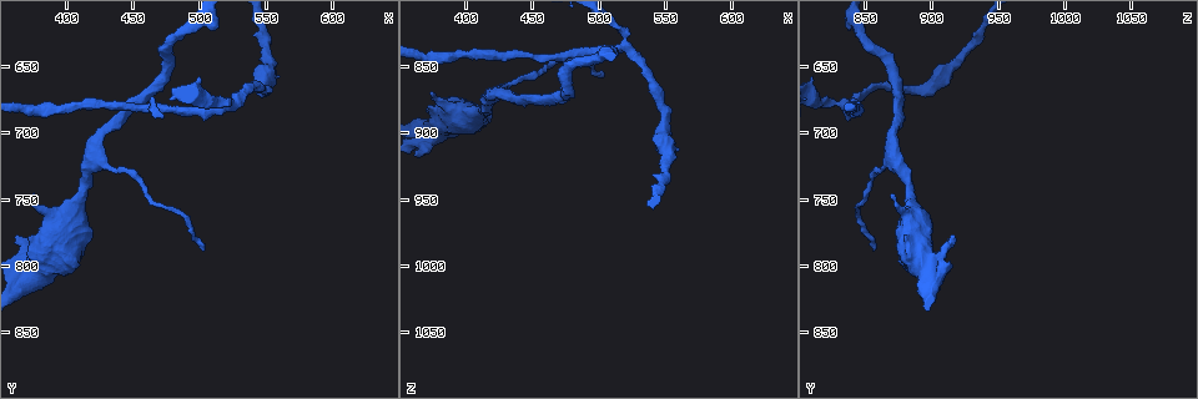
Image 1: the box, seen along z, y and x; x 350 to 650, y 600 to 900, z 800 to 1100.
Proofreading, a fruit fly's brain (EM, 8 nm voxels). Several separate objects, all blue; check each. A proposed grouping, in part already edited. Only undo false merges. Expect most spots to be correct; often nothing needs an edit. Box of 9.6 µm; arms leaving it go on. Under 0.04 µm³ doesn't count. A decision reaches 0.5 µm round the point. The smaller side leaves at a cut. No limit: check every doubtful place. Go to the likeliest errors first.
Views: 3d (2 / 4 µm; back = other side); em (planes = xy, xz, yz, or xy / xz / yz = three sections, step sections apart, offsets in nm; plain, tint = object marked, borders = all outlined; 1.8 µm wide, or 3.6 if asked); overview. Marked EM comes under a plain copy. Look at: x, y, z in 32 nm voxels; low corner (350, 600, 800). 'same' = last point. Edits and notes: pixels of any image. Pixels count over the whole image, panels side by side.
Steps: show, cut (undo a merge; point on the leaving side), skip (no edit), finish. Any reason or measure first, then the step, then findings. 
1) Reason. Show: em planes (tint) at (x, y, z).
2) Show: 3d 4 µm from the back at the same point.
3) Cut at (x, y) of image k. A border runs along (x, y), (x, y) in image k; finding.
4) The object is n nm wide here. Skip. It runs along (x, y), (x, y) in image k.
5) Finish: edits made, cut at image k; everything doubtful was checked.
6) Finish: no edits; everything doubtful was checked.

Narrows sharply. Show: em planes (borders) at (518, 678, 836).

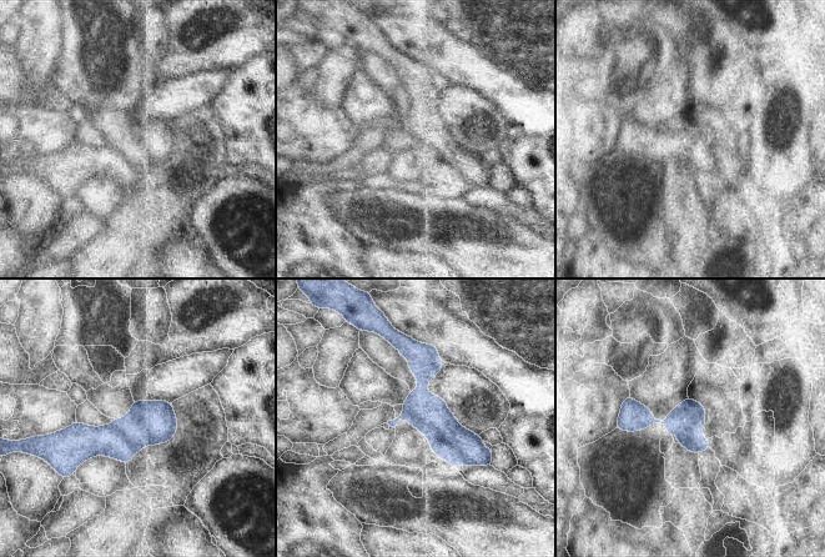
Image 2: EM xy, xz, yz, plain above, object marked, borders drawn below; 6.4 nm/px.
Cut at (116, 440) of image 2. Two cells meet here.

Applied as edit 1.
Show: overview.

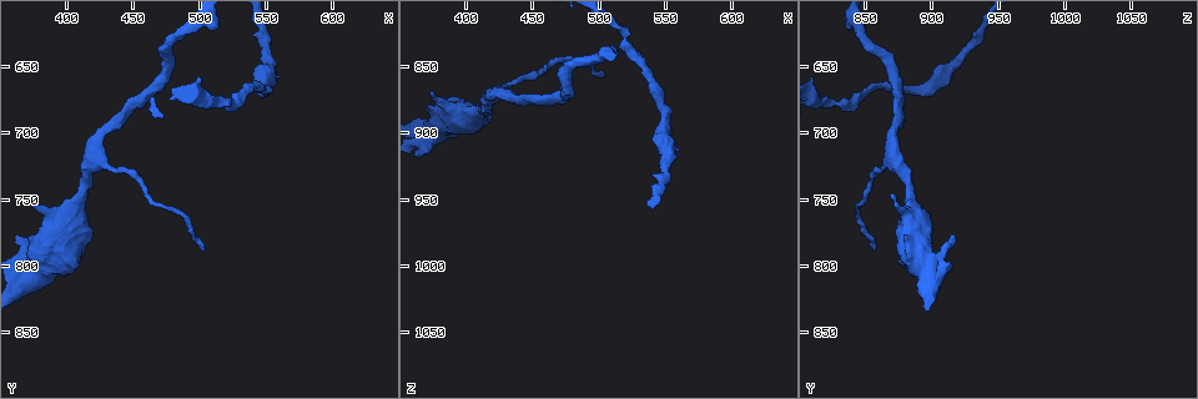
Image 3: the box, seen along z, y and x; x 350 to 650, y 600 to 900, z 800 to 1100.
Sudden change in width. Show: 3d 4 µm at (368, 812, 896).

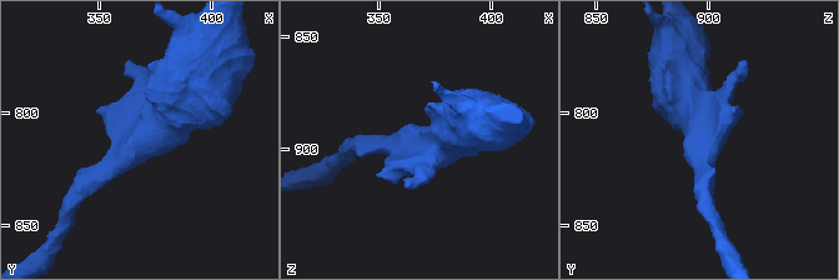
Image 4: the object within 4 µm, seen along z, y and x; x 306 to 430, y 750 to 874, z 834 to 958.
Show: em 3.6 µm planes (tint) at (369, 812, 896).

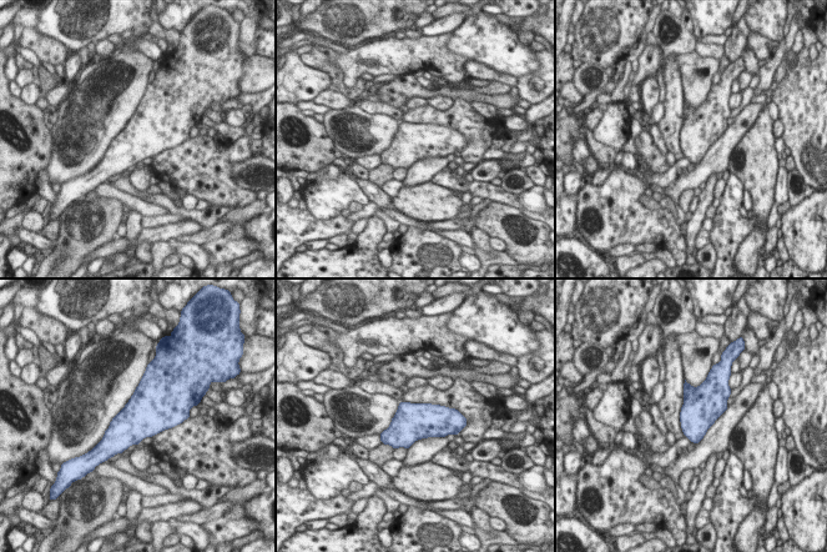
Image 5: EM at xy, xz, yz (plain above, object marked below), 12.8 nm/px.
The object is 480 nm wide here. Skip. One cell here.

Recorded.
Show: em yz step 4 (tint) at (420, 720, 872).

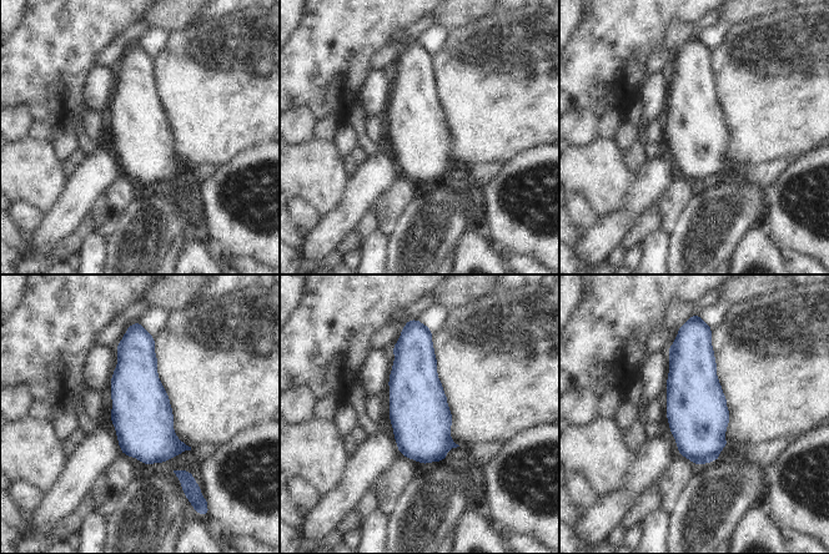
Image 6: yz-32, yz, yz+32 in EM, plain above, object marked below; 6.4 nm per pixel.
Another direction. Show: em xz step 8 (tint) at the same point.

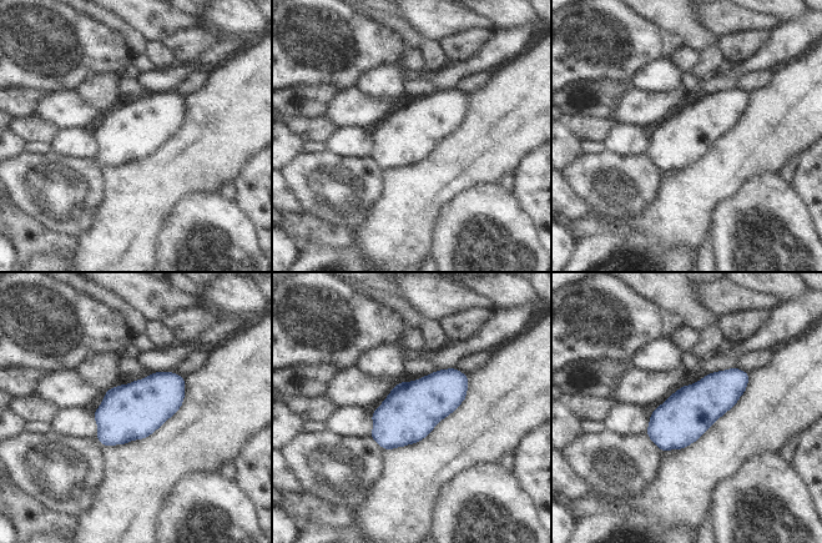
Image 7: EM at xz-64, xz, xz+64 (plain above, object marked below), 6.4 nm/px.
Skip. Continuous, no second cell.

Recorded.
Finish: edits made, cut at image 2; everything doubtful was checked.

